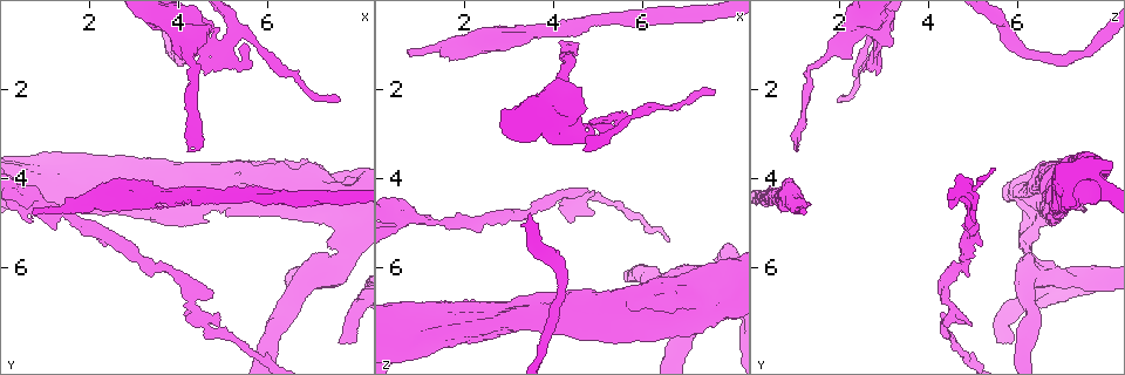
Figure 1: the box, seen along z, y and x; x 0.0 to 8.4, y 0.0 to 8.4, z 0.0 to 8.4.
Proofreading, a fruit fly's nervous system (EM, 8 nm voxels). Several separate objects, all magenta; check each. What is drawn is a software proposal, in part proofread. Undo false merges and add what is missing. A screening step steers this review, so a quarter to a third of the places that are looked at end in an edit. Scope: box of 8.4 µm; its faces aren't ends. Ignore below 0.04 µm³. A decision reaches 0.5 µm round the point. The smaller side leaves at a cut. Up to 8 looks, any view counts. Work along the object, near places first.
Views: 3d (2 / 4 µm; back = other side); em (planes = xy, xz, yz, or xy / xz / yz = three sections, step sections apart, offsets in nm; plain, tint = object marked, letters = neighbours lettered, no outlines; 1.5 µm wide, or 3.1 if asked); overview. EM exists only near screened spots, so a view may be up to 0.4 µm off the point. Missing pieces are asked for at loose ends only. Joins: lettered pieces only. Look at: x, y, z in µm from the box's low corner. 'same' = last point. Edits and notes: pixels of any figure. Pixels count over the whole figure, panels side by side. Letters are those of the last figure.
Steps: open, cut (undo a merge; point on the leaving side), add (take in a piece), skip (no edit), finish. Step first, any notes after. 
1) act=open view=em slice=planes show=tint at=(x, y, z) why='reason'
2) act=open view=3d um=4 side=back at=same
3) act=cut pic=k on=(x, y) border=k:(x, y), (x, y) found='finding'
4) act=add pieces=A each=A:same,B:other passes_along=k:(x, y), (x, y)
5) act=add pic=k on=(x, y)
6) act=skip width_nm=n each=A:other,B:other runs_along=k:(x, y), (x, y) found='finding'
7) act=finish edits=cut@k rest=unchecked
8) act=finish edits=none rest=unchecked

act=open view=em slice=xz step=8 show=letters at=(4.40, 0.70, 2.85) why='thick turns thin'

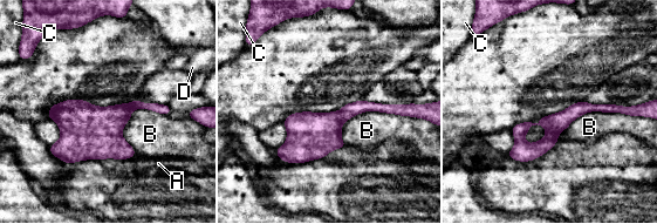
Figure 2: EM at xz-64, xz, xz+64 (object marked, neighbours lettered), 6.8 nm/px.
act=cut pic=2 on=(560, 121) each=A:other,B:other,C:other,D:other border=2:(539, 121), (546, 121), (558, 131) found='a second cell is stuck on'

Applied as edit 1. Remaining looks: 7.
act=open view=3d um=4 at=(7.70, 7.70, 5.85) why='an open end'

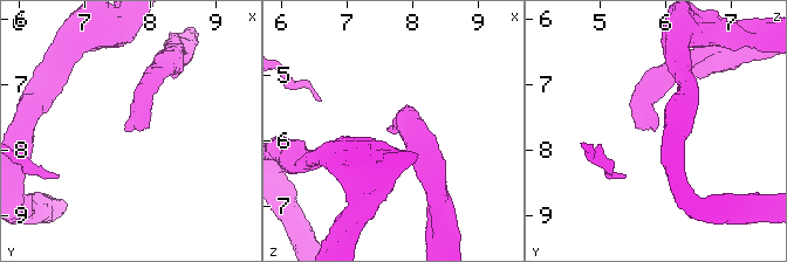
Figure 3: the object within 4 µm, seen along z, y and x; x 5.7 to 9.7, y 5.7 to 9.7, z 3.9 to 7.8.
act=open view=em slice=planes show=letters at=(7.65, 7.70, 5.85)

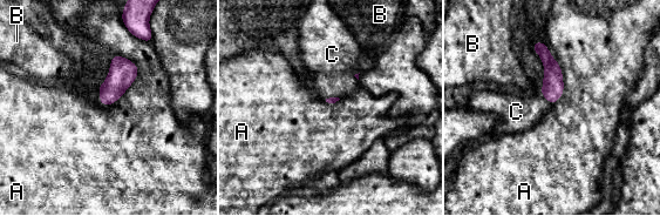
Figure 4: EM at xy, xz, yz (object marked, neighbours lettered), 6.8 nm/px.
act=add pieces=C each=A:other,B:other,C:same passes_along=4:(552, 88), (545, 98), (516, 112) found='it goes on there'

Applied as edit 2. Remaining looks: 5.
act=open view=overview

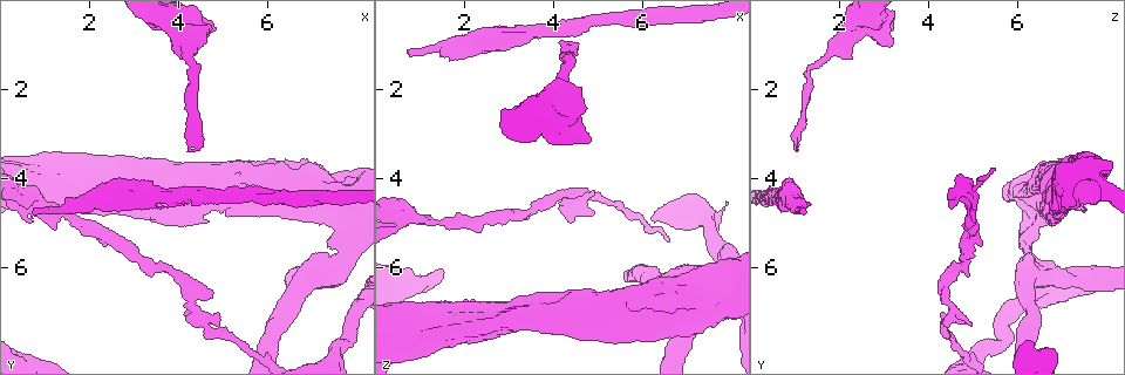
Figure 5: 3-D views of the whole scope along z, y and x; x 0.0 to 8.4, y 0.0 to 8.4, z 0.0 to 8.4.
act=open view=em slice=planes show=letters at=(4.75, 6.55, 4.20) why='an open end'

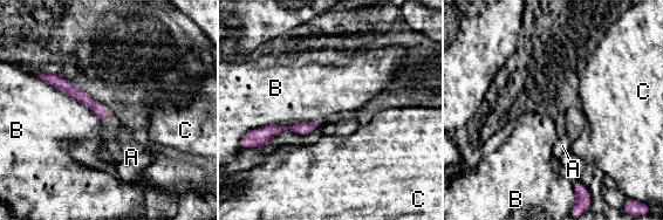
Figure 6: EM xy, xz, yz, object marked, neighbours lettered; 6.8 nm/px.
act=skip longest_contact=B:550nm each=A:other,B:other,C:other border=6:(36, 75), (87, 105), (103, 123) found='none of them fits'

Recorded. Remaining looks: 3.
act=finish edits=cut@2,add@4 rest=unchecked

